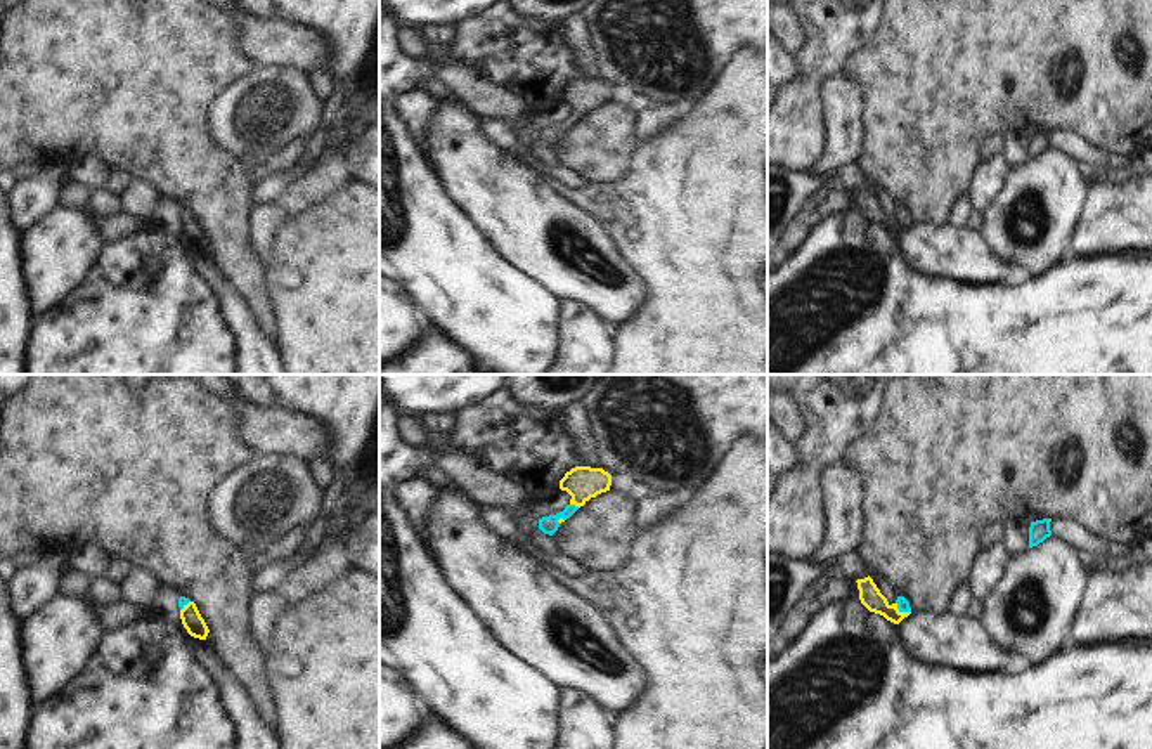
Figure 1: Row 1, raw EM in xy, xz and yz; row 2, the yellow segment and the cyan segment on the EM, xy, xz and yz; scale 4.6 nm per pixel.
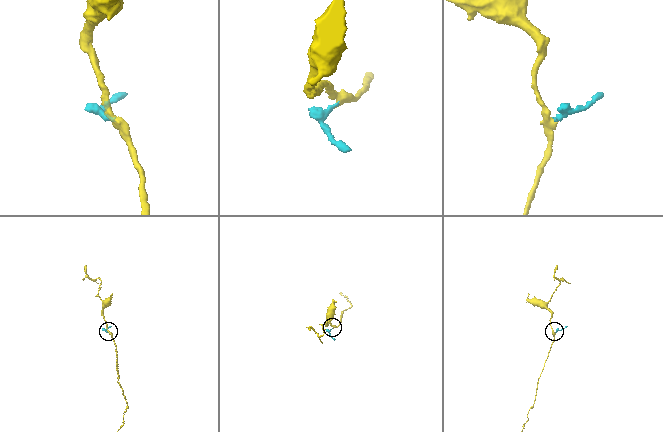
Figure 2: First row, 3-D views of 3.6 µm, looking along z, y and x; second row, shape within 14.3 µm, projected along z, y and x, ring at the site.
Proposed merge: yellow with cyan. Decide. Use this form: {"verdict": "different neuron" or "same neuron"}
{"verdict": "same neuron"}

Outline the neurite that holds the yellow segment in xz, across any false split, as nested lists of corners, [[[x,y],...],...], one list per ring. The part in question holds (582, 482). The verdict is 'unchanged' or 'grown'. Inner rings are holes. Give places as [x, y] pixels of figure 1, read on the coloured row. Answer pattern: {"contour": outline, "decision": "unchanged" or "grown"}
{"contour": [[[575,466],[560,480],[560,489],[566,491],[572,499],[563,511],[539,518],[539,529],[553,536],[560,524],[570,518],[591,498],[610,491],[612,475],[603,468]]], "decision": "grown"}

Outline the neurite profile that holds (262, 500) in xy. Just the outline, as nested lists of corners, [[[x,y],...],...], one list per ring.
[[[253,454],[210,491],[208,518],[230,544],[265,550],[294,525],[310,525],[320,499],[305,459]]]

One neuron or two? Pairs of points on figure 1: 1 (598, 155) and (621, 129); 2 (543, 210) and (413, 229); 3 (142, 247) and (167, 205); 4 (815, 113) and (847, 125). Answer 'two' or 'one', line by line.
1: one
2: two
3: two
4: two

